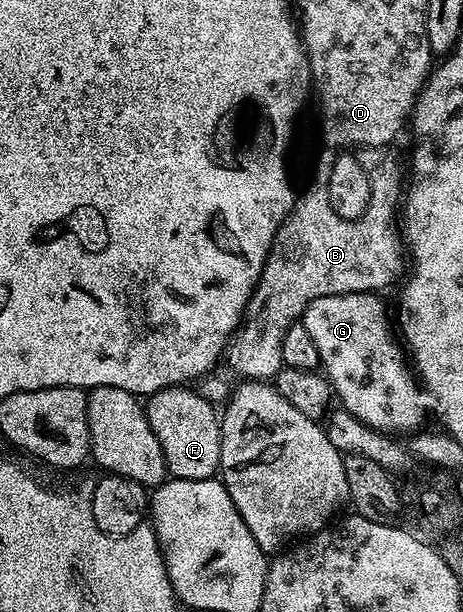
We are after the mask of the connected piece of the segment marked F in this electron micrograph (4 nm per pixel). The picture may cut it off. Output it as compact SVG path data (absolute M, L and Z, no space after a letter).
M197 388L161 389L159 393L149 394L144 408L156 439L160 439L171 478L208 479L219 472L222 463L220 413Z

